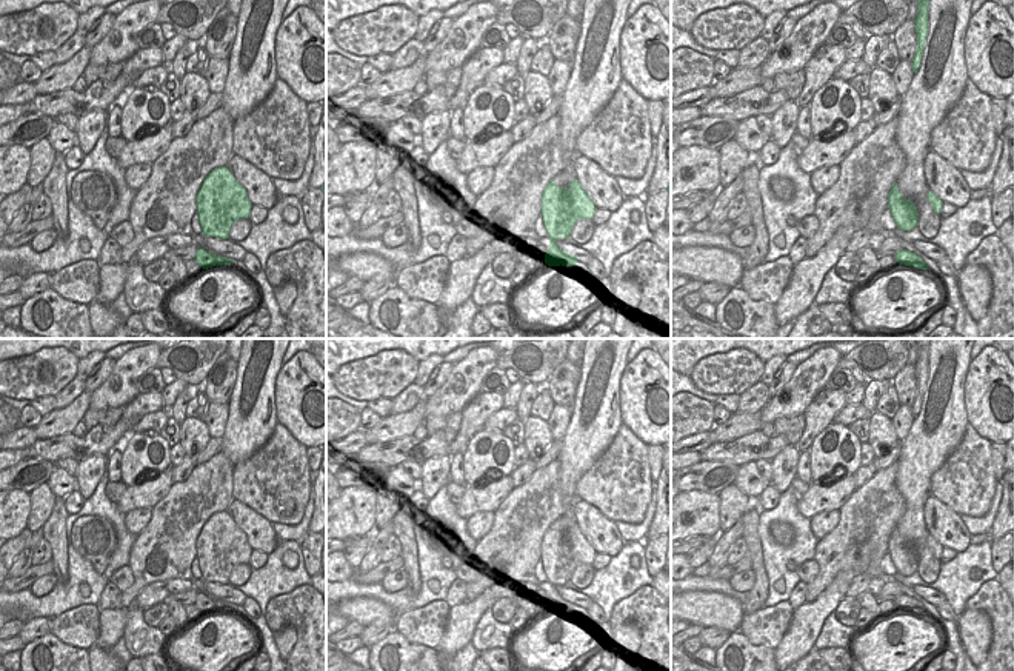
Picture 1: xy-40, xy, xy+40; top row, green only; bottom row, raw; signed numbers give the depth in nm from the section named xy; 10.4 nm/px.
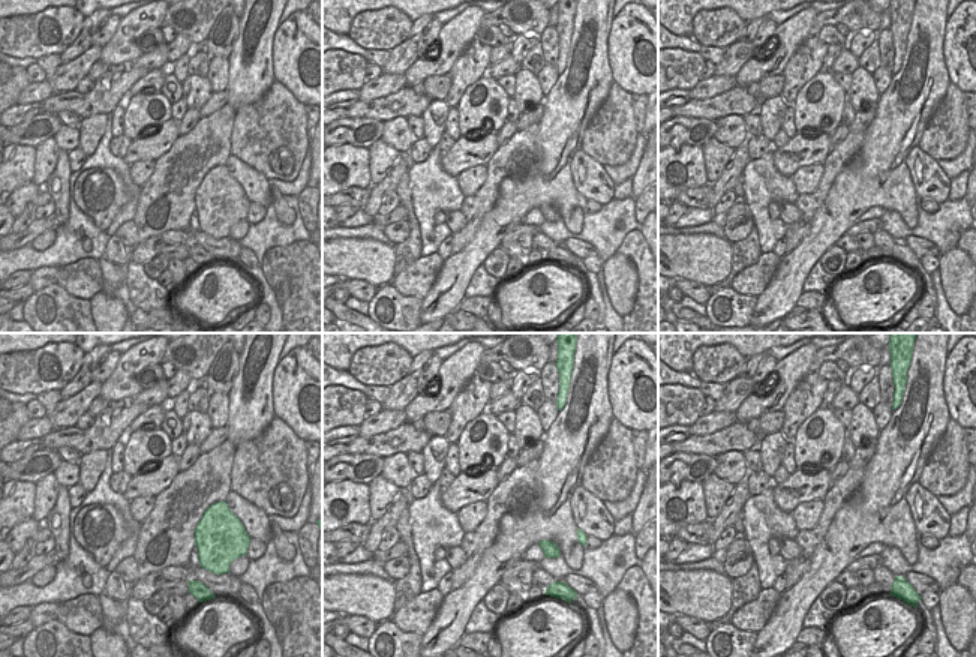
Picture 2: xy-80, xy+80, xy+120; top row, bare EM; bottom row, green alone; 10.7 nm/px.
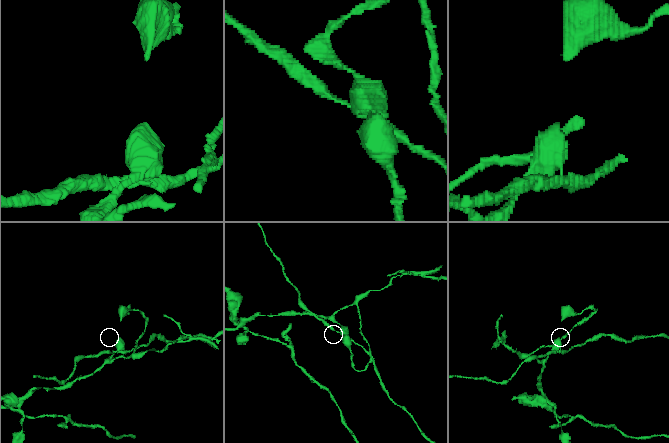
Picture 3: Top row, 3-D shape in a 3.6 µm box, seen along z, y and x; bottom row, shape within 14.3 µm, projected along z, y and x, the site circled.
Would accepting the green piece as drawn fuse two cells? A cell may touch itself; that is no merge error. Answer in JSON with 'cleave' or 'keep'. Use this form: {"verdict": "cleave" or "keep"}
{"verdict": "cleave"}

